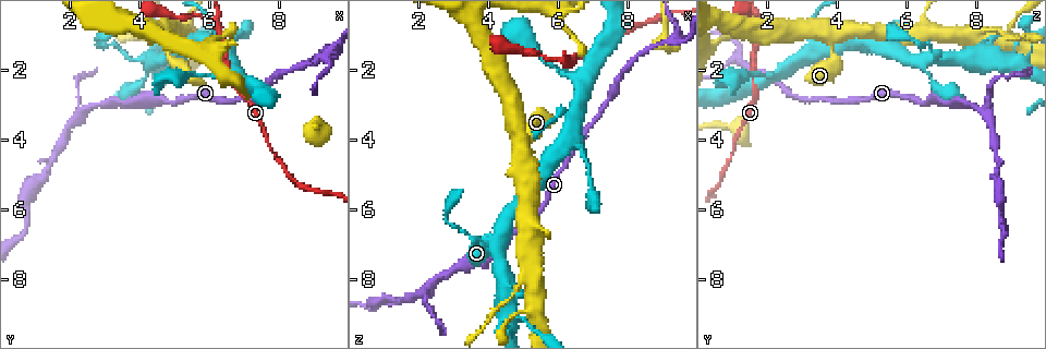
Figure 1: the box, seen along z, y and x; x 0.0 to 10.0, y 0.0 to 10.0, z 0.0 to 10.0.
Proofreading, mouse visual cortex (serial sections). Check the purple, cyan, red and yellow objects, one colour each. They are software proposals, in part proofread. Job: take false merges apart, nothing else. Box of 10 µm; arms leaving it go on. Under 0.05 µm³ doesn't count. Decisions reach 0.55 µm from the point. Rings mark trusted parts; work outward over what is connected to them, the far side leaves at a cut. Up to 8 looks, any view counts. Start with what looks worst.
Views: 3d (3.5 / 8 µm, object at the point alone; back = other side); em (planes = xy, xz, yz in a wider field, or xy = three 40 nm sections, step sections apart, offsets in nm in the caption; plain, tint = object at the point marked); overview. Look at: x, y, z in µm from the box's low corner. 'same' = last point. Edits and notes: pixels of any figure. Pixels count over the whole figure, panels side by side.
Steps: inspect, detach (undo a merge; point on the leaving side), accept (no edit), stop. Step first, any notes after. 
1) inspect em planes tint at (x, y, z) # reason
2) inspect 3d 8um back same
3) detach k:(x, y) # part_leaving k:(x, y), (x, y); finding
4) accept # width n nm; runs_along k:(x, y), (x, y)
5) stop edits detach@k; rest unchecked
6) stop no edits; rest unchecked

inspect 3d 3.5um at (9.15, 1.65, 1.15) # sharp bend

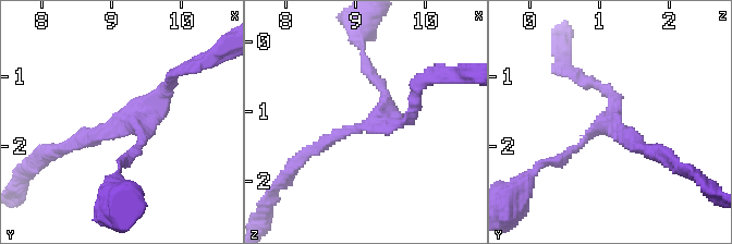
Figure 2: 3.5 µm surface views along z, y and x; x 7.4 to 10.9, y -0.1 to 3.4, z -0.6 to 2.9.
inspect em planes tint at (9.20, 1.65, 1.20) # arms 3; arm_widths 100, 150, 200 nm

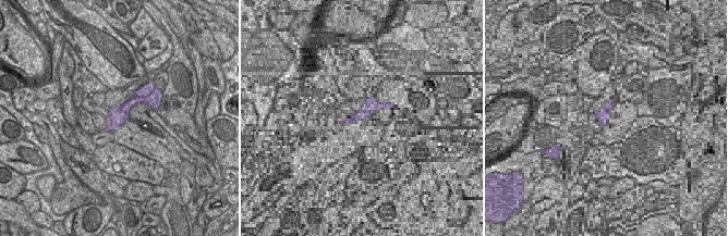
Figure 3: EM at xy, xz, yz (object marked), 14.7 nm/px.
inspect em xy step 1 tint same

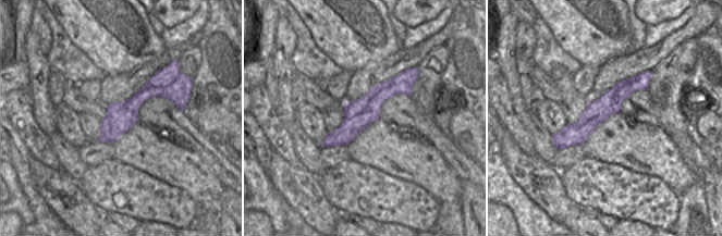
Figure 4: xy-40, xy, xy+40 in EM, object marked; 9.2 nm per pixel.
accept # width 260 nm; runs_along 4:(648, 76), (575, 134), (555, 136); one cell here

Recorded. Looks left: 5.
inspect 3d 8um at (4.35, 1.85, 6.40) # looks like a crossing

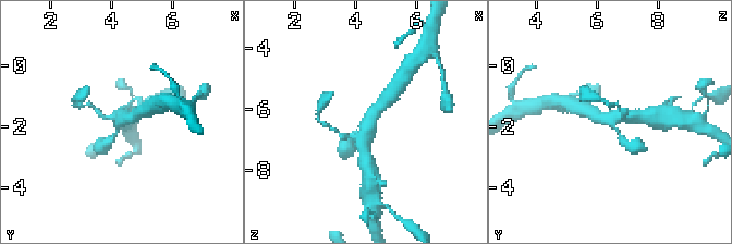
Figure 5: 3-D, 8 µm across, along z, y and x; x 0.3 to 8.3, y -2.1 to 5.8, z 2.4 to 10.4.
inspect em xy step 3 tint same # now the EM

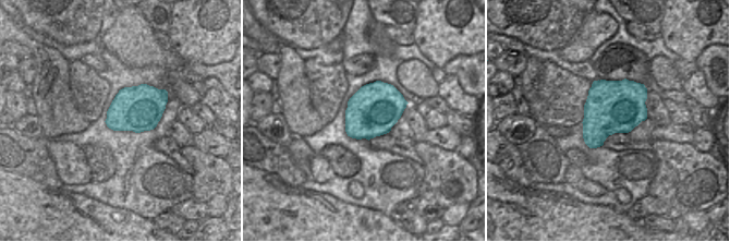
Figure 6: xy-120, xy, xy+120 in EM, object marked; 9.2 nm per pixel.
accept # arm_widths 150, 200, 400, 400 nm; runs_along 5:(350, 138), (385, 101); one cell here

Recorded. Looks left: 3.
inspect 3d 8um at (6.20, 0.65, 1.80) # thin neck

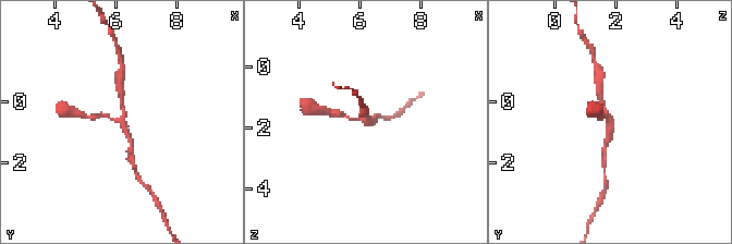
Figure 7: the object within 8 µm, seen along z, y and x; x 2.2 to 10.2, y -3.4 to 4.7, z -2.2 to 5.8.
inspect em planes tint same # need the tissue

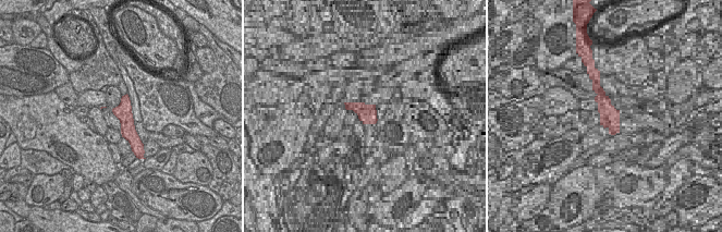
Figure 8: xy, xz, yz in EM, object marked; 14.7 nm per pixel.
accept # runs_along 8:(124, 98), (127, 131), (138, 143); continuous, no second cell

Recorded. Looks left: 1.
stop no edits; rest unchecked

